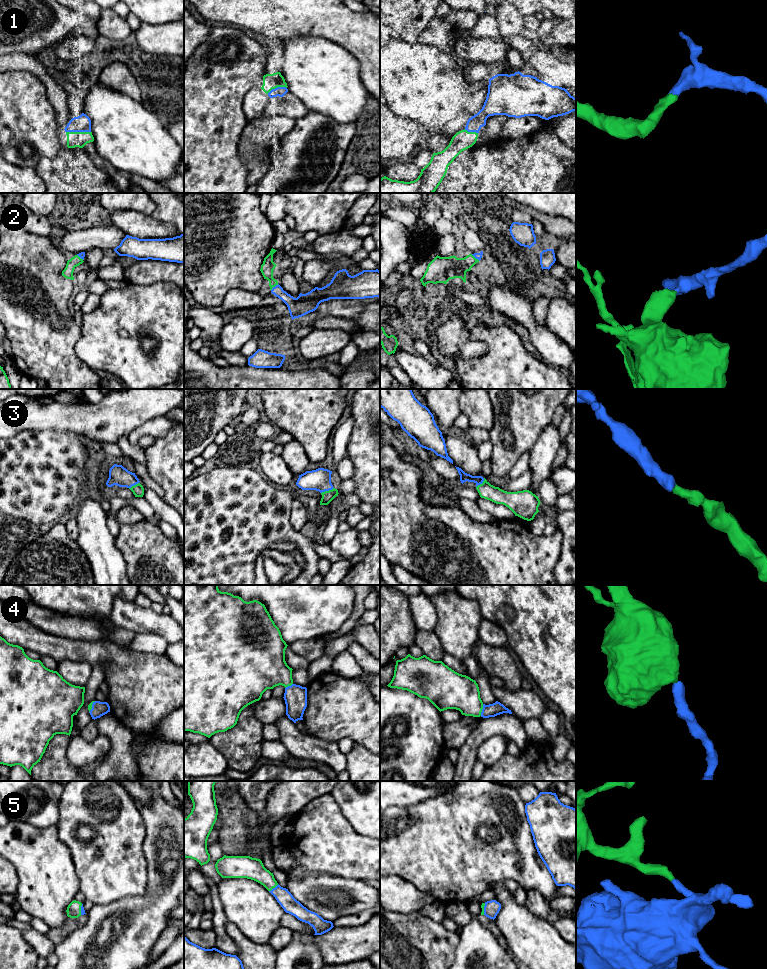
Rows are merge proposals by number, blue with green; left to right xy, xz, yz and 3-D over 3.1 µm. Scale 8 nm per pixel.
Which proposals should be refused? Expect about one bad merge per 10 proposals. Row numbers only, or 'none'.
none

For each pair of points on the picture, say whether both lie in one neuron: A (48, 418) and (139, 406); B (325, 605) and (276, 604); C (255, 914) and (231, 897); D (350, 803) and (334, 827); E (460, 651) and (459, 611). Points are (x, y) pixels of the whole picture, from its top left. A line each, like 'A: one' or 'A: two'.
A: one
B: one
C: one
D: two
E: one

